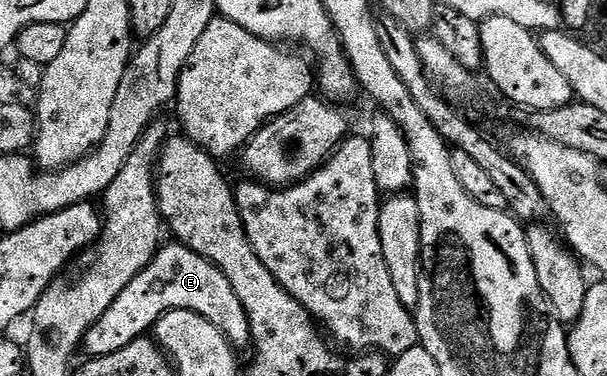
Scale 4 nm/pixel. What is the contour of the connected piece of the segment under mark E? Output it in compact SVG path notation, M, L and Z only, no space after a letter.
M166 242L154 255L150 265L132 280L103 317L88 329L84 341L85 355L93 358L124 350L128 342L143 339L158 323L158 319L172 310L192 310L200 314L216 325L235 349L251 347L248 314L244 314L244 306L240 306L240 298L236 298L236 290L232 290L228 278L224 278L224 274L220 274L220 270L212 266L208 258L196 254L188 246Z

